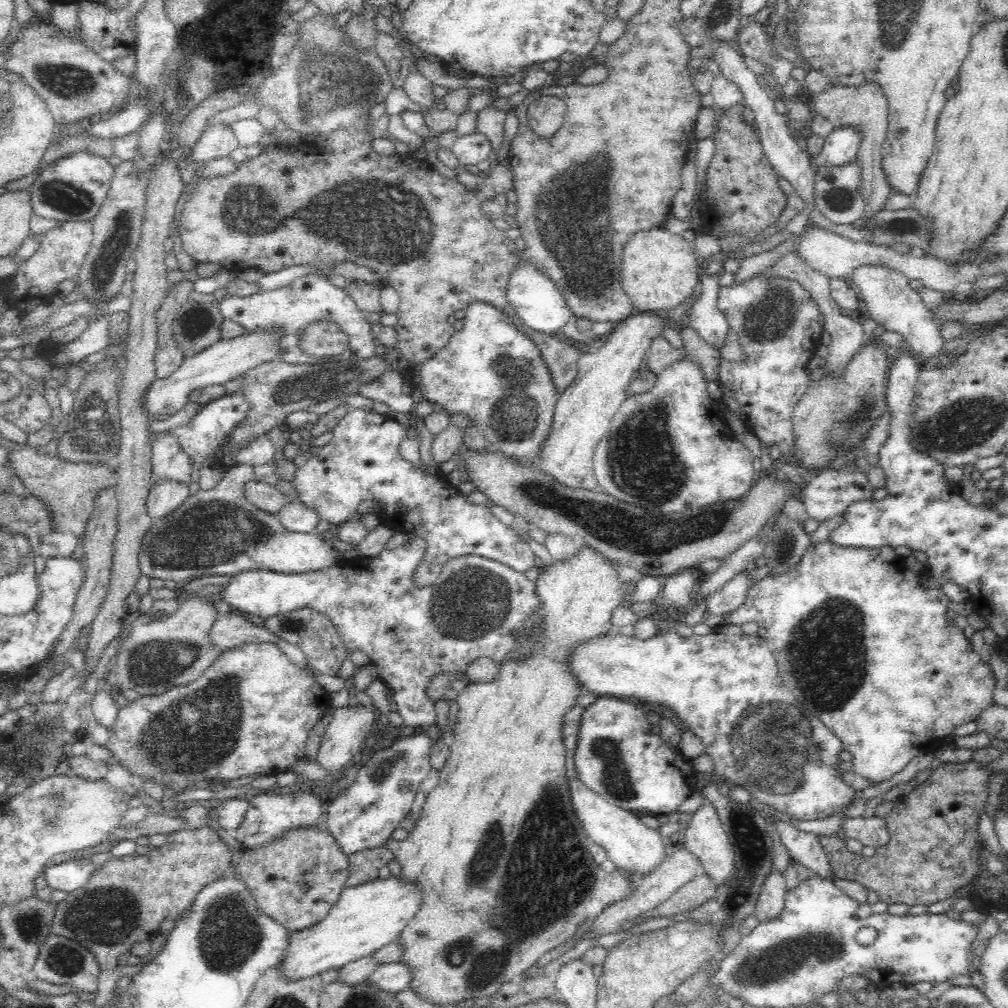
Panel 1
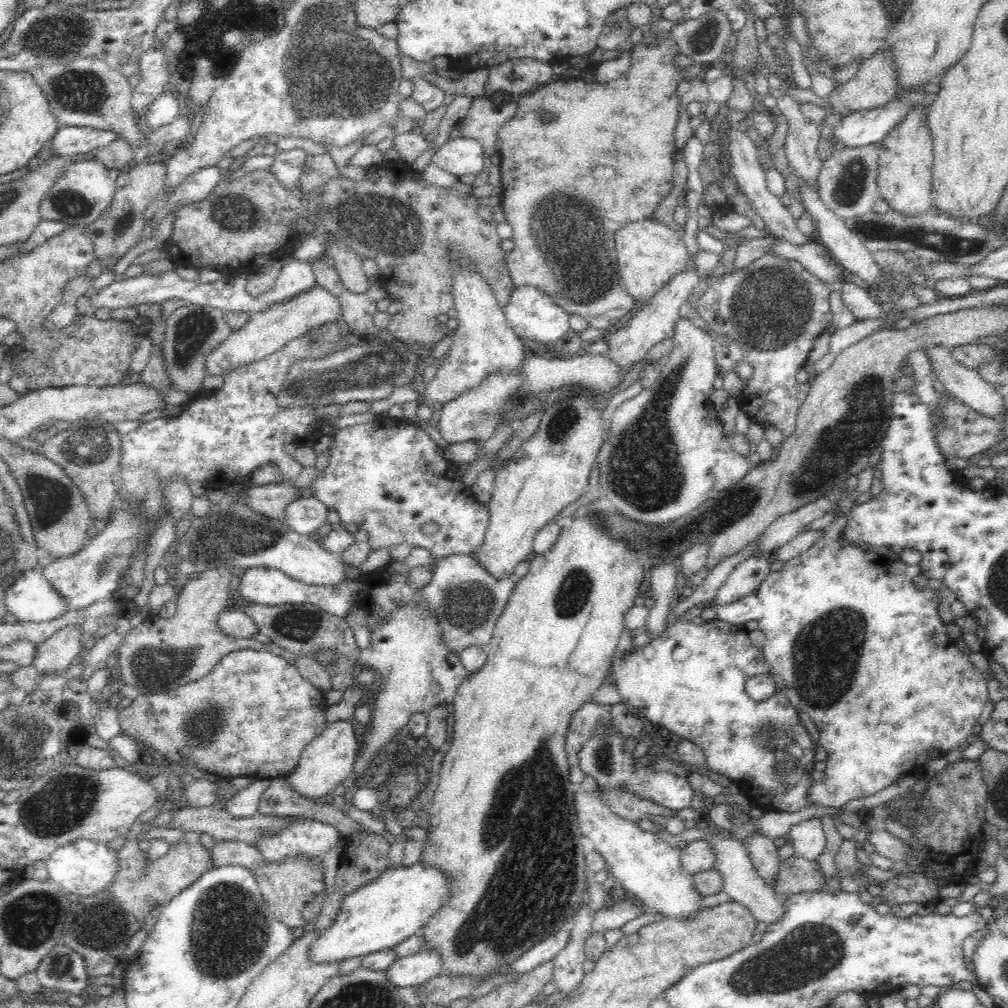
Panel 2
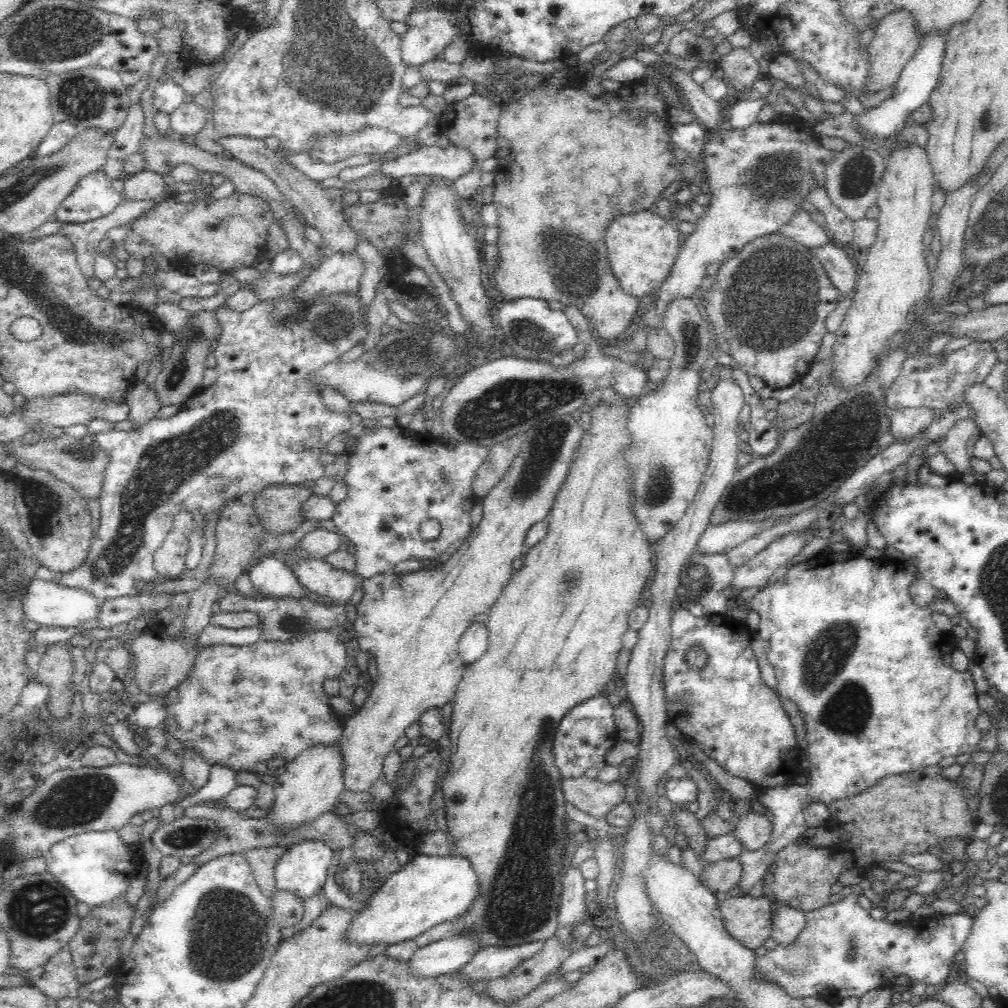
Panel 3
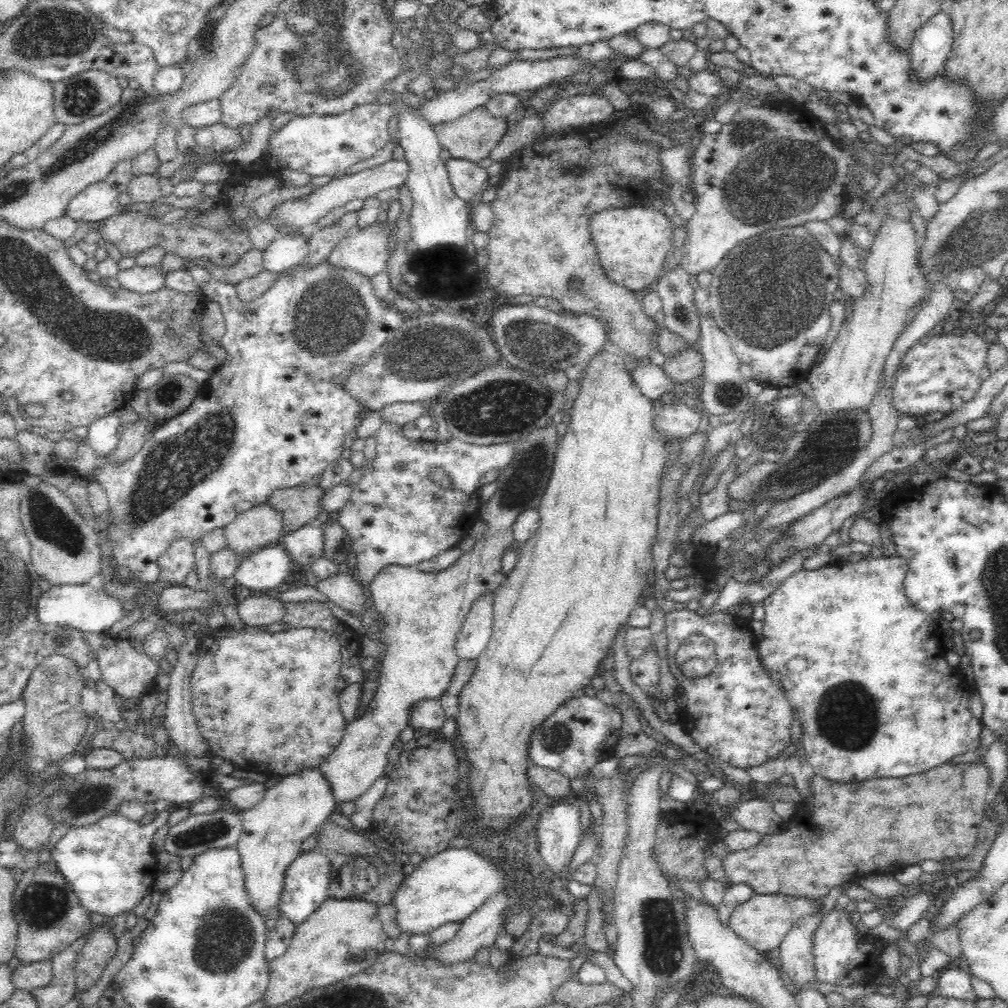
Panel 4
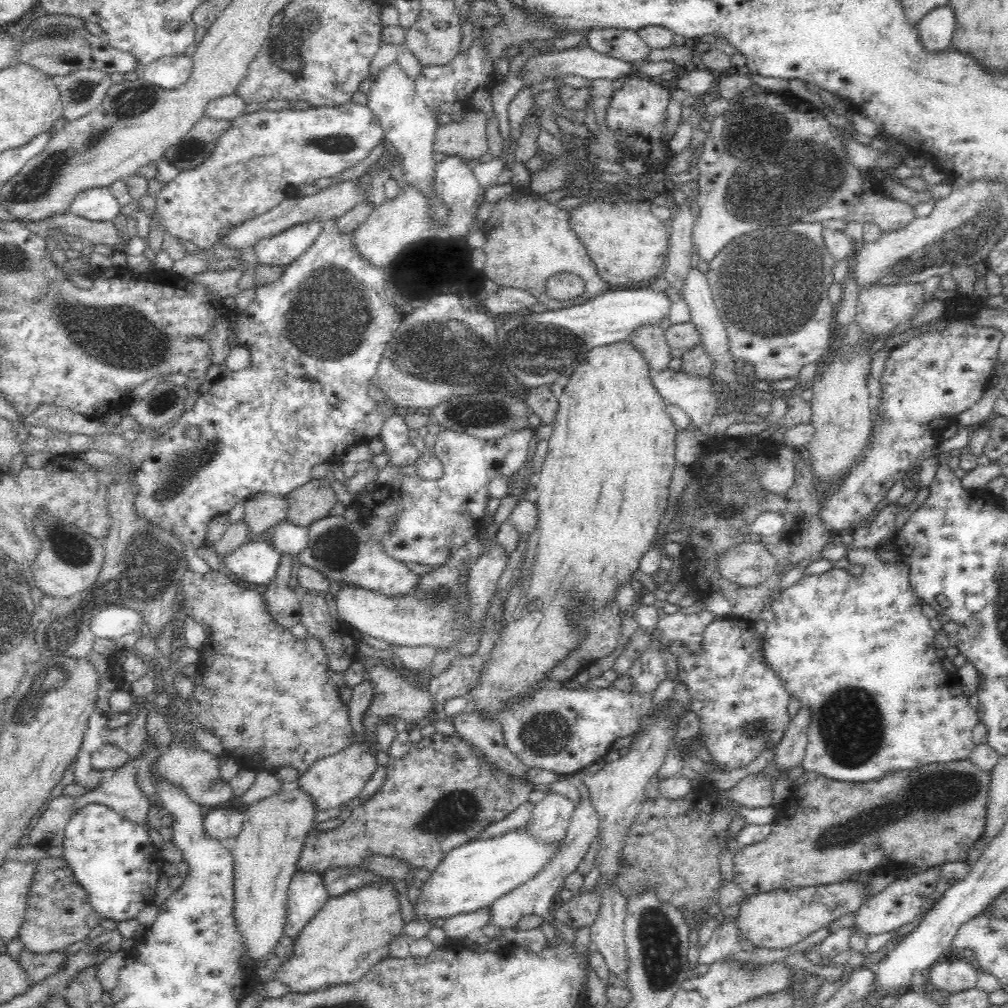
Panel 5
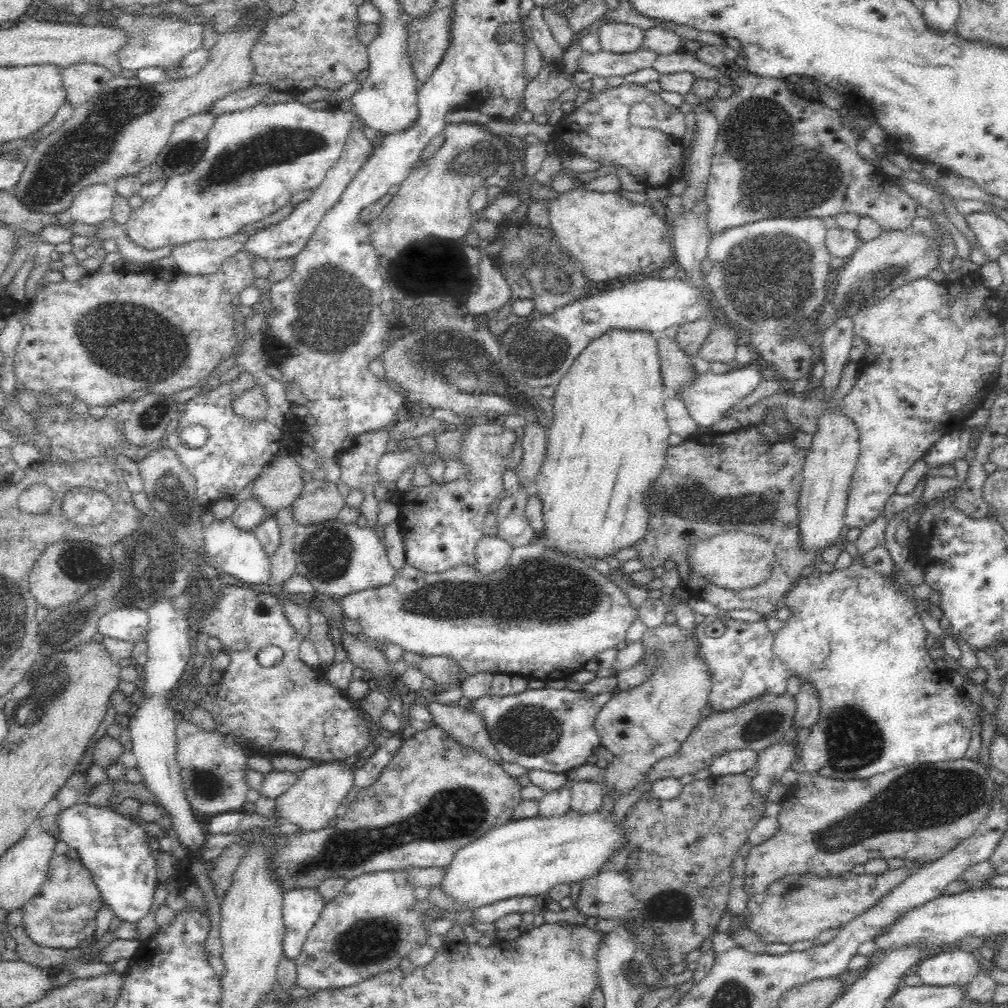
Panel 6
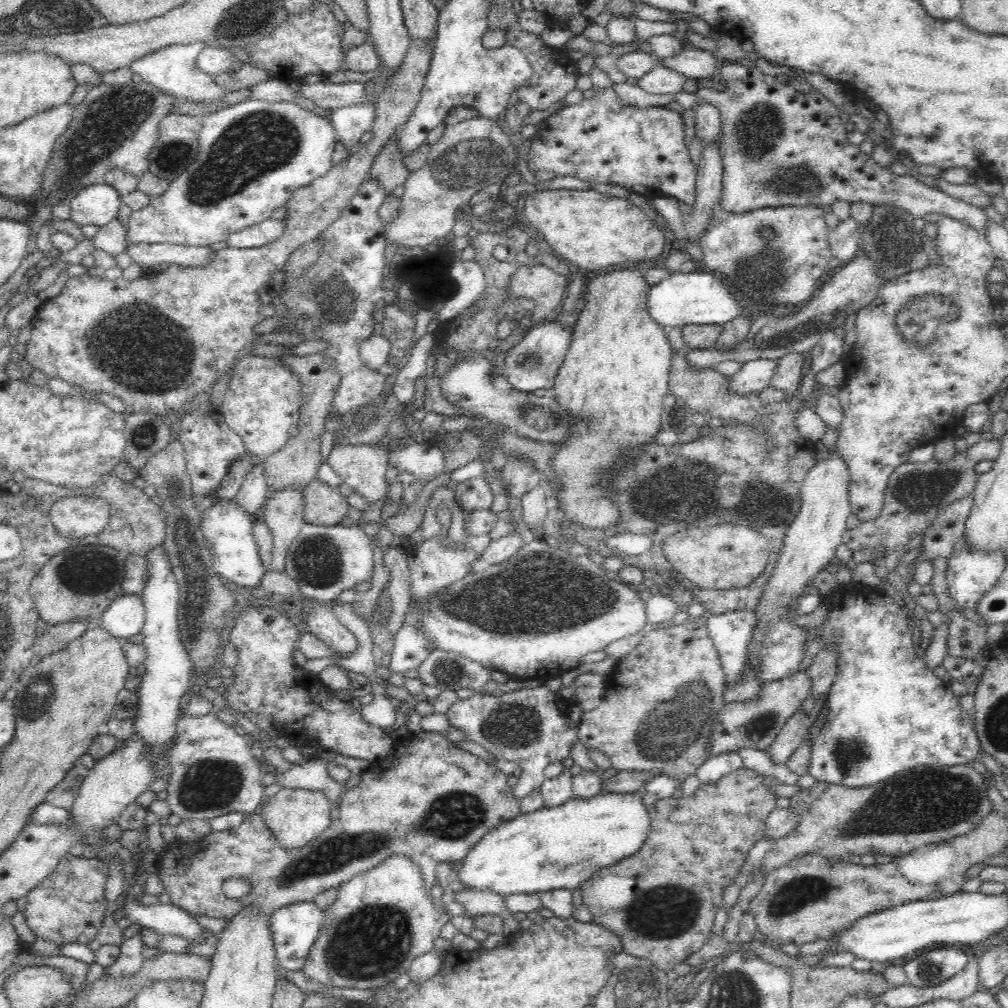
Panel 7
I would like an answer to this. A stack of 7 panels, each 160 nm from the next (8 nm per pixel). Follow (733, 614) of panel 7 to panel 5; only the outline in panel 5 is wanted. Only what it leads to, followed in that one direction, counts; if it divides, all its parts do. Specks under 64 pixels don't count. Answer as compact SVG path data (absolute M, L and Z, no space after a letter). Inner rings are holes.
M742 618L714 619L704 630L702 649L700 653L685 652L680 641L674 642L670 652L678 660L680 679L688 685L691 711L700 717L700 737L706 741L706 749L718 764L724 764L727 769L740 768L750 764L766 748L766 744L778 744L784 737L786 726L791 715L786 707L789 692L782 685L782 679L766 664L763 656L764 636L756 630L755 621ZM748 724L763 726L764 738L752 738L745 734Z

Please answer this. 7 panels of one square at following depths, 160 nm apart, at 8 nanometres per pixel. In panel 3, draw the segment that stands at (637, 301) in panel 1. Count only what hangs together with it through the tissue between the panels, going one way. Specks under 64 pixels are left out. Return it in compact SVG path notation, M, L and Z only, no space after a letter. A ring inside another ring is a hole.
M650 209L622 214L612 220L603 239L611 272L622 290L635 297L651 295L652 290L660 286L671 272L683 238L675 222Z

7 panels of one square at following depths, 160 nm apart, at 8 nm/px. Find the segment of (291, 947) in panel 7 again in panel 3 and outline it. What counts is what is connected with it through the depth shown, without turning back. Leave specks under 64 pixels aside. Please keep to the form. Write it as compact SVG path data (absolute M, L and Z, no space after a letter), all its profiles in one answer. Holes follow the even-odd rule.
M320 840L300 841L289 845L289 849L274 867L275 888L298 895L298 899L302 899L302 902L320 894L324 890L325 878L334 854L334 851Z

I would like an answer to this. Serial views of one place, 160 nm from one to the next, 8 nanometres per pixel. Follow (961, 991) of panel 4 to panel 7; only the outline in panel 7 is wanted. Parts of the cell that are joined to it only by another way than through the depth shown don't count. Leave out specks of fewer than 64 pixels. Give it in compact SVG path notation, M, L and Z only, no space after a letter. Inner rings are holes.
M938 948L924 951L903 965L907 984L930 988L960 972L968 962L968 950Z

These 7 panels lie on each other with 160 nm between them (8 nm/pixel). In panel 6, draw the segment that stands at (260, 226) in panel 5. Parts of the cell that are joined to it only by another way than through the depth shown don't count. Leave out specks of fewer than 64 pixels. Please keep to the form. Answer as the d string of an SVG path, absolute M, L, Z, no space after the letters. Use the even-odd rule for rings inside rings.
M235 234L220 240L203 240L172 245L171 255L176 271L188 275L210 275L236 252L245 251L246 234Z

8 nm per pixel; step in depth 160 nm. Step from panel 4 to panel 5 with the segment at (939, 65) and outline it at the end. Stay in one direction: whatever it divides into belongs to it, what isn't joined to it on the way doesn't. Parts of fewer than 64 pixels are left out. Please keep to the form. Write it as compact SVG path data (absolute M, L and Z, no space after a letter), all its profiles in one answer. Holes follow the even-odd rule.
M948 3L930 9L930 12L923 15L917 25L919 39L926 50L940 52L952 47L956 15Z

